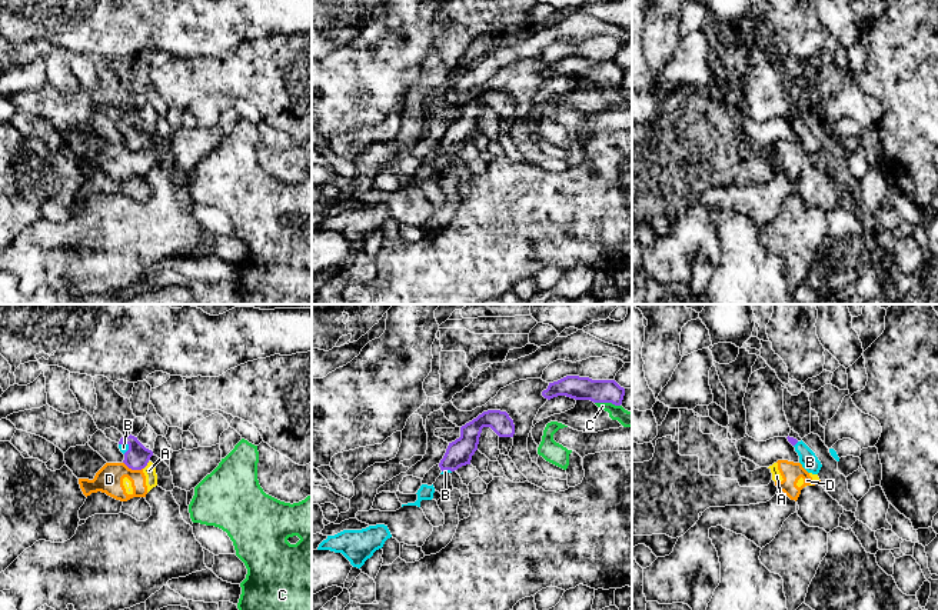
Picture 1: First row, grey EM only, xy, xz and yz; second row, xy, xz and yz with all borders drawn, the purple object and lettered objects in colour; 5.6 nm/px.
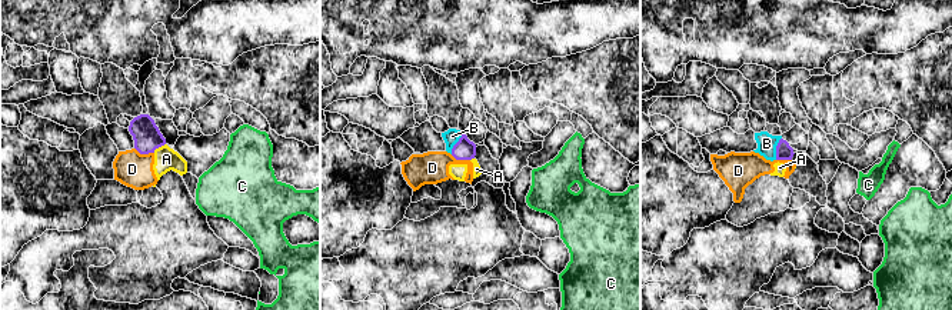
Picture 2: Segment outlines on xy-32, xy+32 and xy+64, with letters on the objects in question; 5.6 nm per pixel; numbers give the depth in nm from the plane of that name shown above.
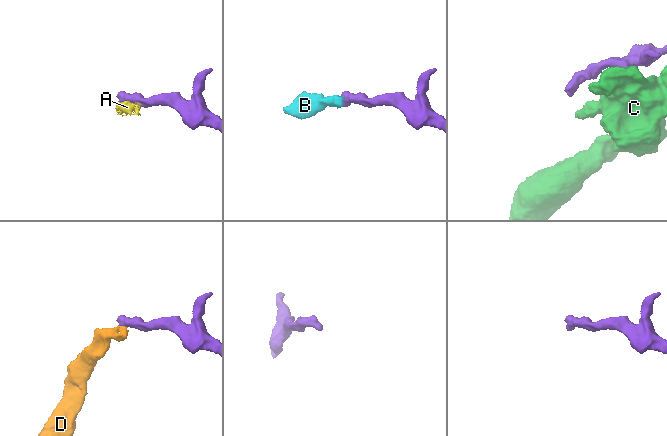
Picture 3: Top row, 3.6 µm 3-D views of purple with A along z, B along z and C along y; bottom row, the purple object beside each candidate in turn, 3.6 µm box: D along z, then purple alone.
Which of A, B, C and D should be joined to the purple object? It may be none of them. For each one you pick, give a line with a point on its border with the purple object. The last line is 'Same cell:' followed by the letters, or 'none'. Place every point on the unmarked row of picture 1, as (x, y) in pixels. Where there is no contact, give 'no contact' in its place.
B: contact xy (129, 127)
Same cell: B

